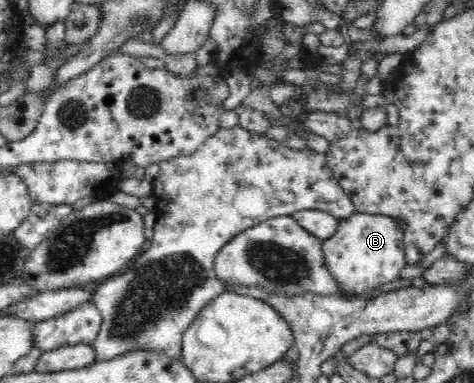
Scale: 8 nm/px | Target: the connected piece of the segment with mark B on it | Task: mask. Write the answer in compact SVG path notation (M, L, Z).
M356 212L341 220L337 232L322 241L322 251L329 272L339 284L343 295L363 295L399 278L399 272L407 265L404 232L396 220L389 216Z

